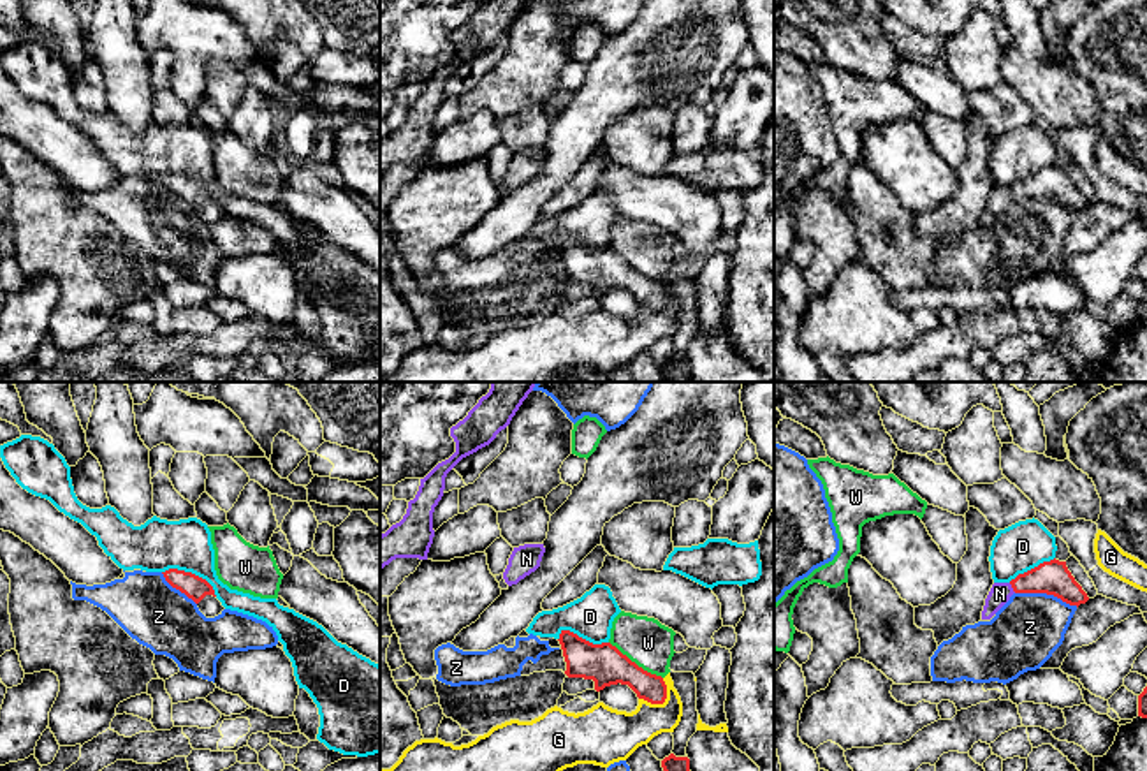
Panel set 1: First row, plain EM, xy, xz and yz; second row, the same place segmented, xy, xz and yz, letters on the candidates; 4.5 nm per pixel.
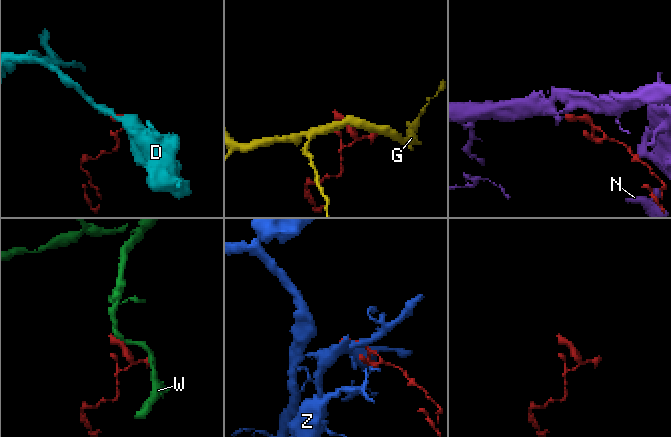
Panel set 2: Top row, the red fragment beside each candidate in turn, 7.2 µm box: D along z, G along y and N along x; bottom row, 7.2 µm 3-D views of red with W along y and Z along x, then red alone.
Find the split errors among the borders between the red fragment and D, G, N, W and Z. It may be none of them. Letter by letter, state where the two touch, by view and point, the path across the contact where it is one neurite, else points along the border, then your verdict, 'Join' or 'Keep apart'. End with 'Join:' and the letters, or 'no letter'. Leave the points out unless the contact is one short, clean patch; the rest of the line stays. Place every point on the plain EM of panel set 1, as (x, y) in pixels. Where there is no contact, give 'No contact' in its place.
D: Touches red at xy (190, 178). Boundary: xy (162, 176), (190, 176), (201, 182), (217, 201). Keep apart
G: Touches red at xz (662, 308). Boundary: xz (664, 284), (665, 305), (662, 308), (639, 305). Keep apart
N: Touches red at yz (1012, 192). Path across: yz (1052, 183), (1012, 192), (1000, 199). Join
W: Touches red at xz (634, 268). Keep apart
Z: Touches red at yz (1047, 199). Keep apart
Join: N

